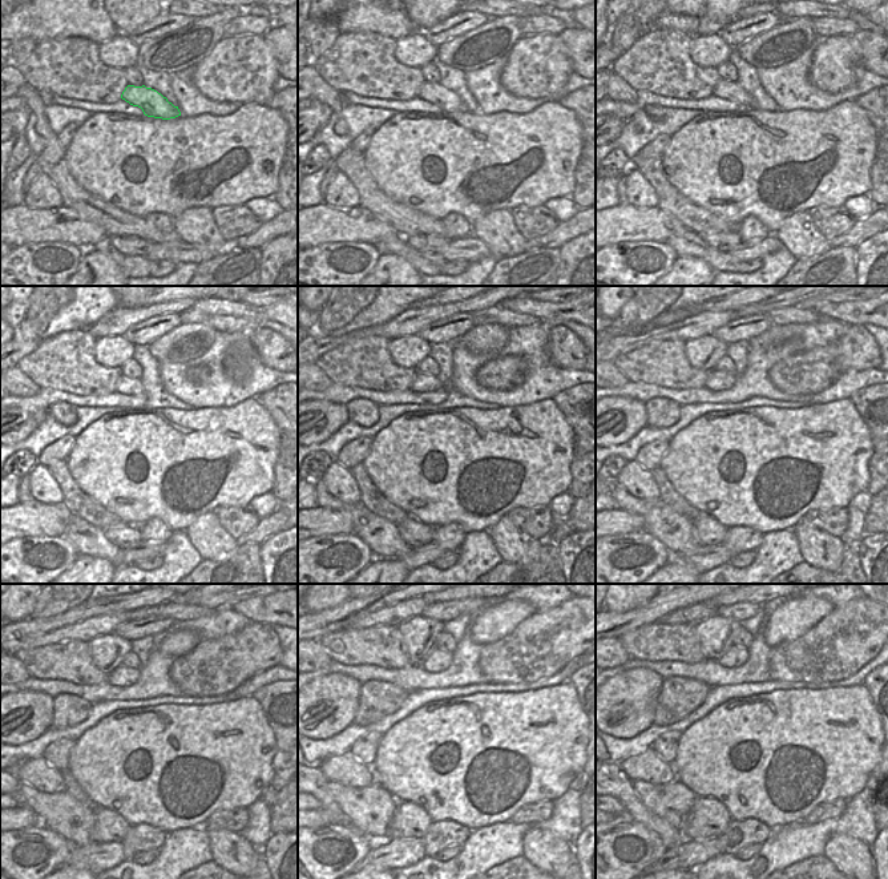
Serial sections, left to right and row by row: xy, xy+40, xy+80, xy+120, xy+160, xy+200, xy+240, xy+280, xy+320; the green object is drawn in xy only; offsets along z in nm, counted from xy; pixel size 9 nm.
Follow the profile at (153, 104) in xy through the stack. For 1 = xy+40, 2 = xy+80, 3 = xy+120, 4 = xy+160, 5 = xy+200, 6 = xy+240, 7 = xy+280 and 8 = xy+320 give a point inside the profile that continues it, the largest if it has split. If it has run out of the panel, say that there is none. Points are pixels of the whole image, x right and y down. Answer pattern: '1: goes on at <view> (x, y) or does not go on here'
1: goes on at xy+40 (448, 101)
2: goes on at xy+80 (731, 91)
3: goes on at xy+120 (125, 386)
4: goes on at xy+160 (423, 383)
5: goes on at xy+200 (717, 380)
6: goes on at xy+240 (122, 677)
7: goes on at xy+280 (420, 672)
8: goes on at xy+320 (737, 656)

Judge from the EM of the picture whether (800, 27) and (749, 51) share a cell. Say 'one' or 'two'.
one

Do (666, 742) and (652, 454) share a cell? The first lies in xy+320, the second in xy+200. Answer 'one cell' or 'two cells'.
one cell

